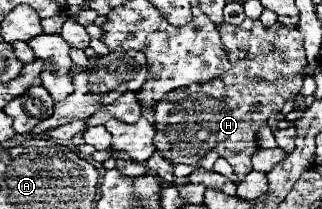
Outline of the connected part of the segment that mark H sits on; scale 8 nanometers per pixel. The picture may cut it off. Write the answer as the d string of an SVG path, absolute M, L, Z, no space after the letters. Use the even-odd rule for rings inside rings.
M250 18L240 26L220 24L218 32L230 54L232 68L220 80L178 88L168 94L154 108L154 146L172 164L196 164L206 152L216 150L232 164L234 174L244 180L252 172L250 160L258 150L258 128L302 88L300 70L306 66L304 36L296 26L276 22L266 28L260 20Z

